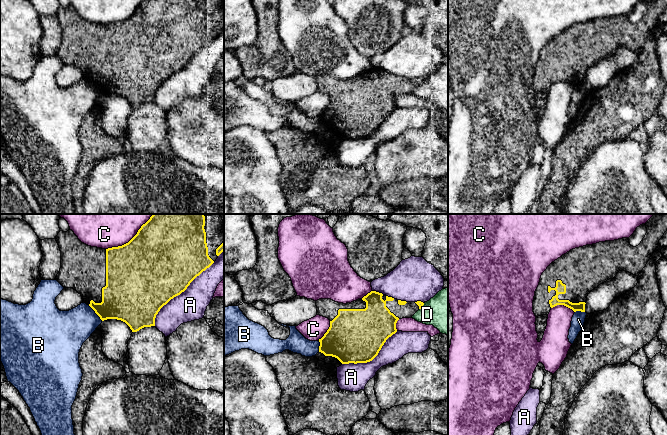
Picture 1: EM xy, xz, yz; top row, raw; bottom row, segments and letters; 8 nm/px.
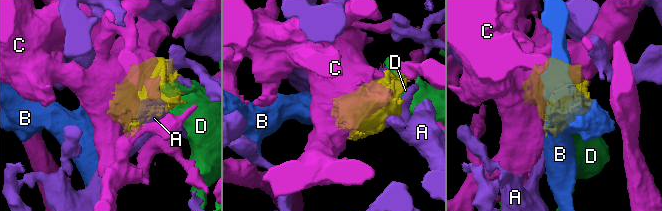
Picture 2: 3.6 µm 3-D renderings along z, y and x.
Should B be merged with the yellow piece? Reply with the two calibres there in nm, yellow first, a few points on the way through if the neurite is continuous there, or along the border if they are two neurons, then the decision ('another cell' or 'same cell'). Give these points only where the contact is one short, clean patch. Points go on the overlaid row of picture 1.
340 nm thick on the yellow side, 300 nm on the other; border along xy (88, 305), (102, 320); another cell

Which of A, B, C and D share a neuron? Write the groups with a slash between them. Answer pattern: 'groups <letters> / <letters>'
groups A / B / C / D

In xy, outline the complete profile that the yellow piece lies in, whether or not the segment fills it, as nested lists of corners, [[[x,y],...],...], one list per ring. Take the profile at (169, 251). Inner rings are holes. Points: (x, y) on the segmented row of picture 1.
[[[153,214],[137,234],[126,244],[102,249],[82,243],[72,230],[60,231],[56,241],[61,251],[61,268],[55,280],[64,288],[73,288],[102,321],[117,319],[125,322],[132,332],[155,326],[160,309],[184,292],[190,283],[214,261],[208,255],[204,214]]]

